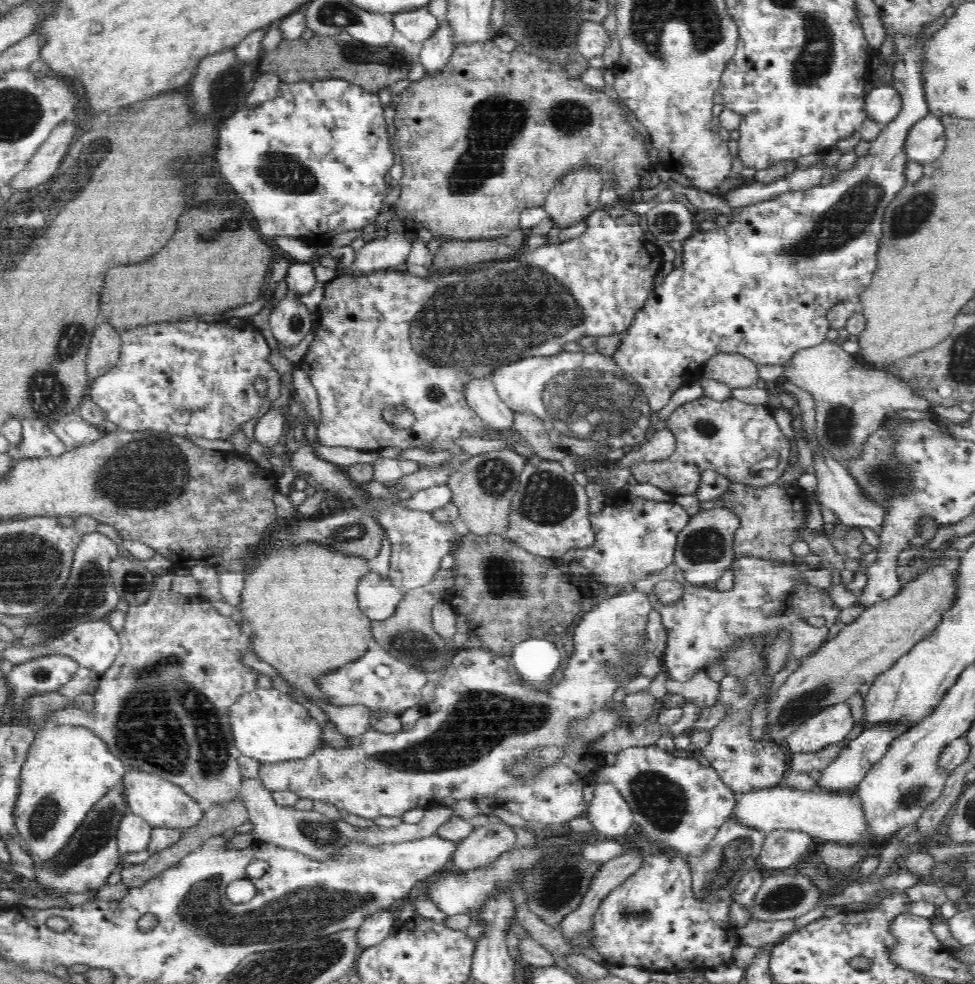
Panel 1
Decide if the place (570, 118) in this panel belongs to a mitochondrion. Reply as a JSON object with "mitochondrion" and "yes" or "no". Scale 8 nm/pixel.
{"mitochondrion":"yes"}

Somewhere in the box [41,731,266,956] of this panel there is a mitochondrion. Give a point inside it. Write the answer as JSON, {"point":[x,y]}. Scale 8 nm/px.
{"point":[95,836]}

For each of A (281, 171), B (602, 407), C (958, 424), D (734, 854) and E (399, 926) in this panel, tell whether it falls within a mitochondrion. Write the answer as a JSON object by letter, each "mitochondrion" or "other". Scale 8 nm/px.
{"A":"mitochondrion","B":"mitochondrion","C":"other","D":"mitochondrion","E":"other"}

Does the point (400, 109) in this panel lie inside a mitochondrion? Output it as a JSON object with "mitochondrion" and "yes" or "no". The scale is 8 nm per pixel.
{"mitochondrion":"no"}

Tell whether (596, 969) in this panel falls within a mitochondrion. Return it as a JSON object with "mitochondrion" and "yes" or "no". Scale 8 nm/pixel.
{"mitochondrion":"no"}

